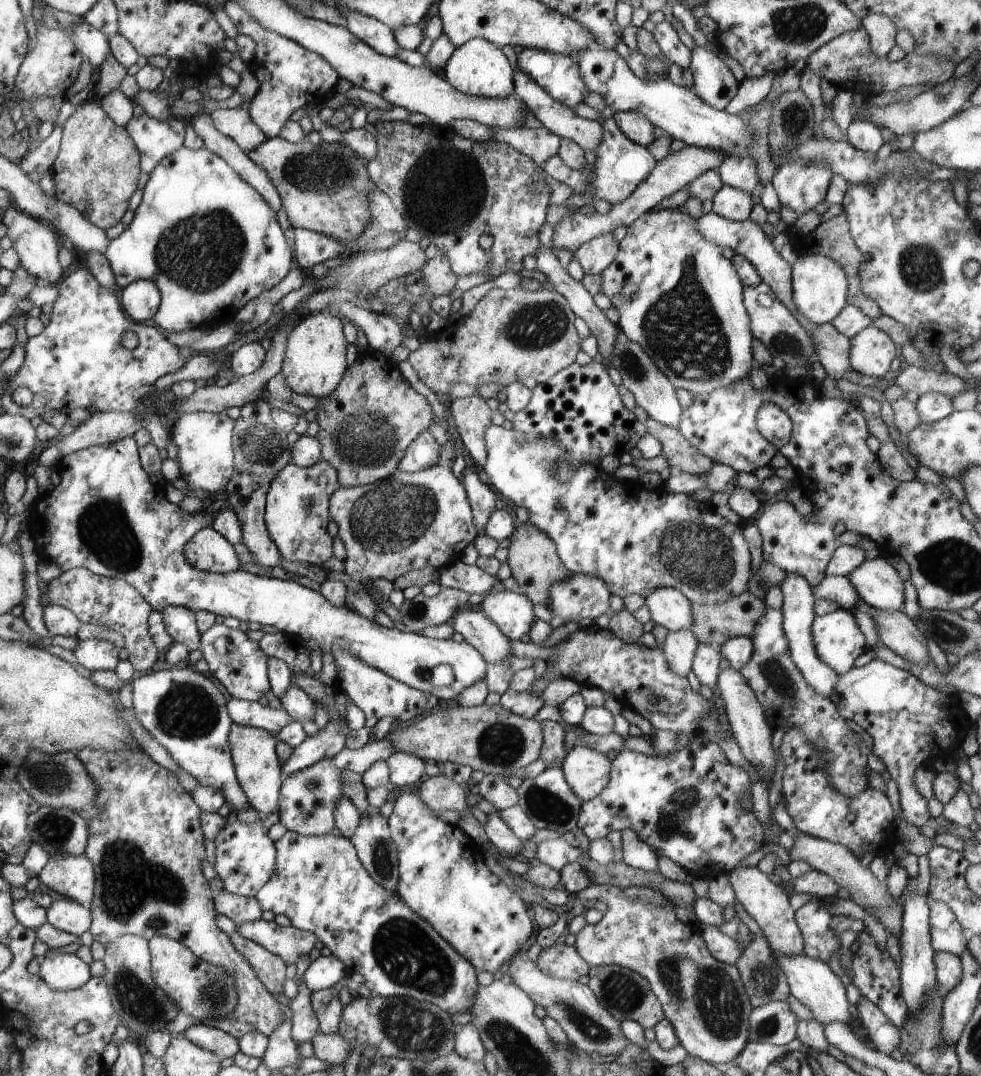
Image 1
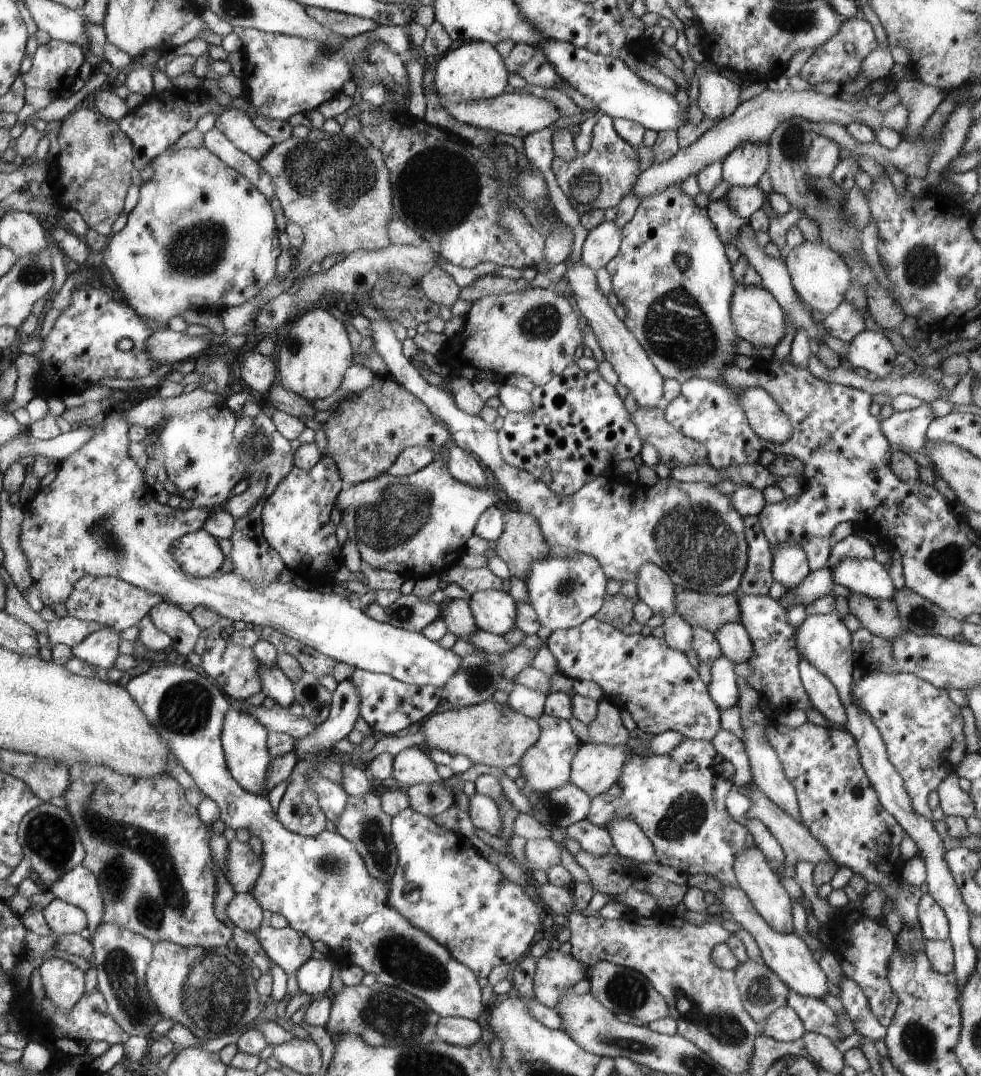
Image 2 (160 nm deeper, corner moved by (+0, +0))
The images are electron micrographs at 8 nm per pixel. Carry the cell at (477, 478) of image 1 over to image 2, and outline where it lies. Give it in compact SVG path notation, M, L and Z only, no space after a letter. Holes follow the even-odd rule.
M449 446L447 464L452 475L475 487L488 487L482 465L462 446Z

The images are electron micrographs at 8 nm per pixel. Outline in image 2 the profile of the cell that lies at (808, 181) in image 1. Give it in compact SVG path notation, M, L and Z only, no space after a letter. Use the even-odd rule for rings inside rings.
M816 135L807 150L807 173L814 178L831 174L840 160L840 145L828 137Z

